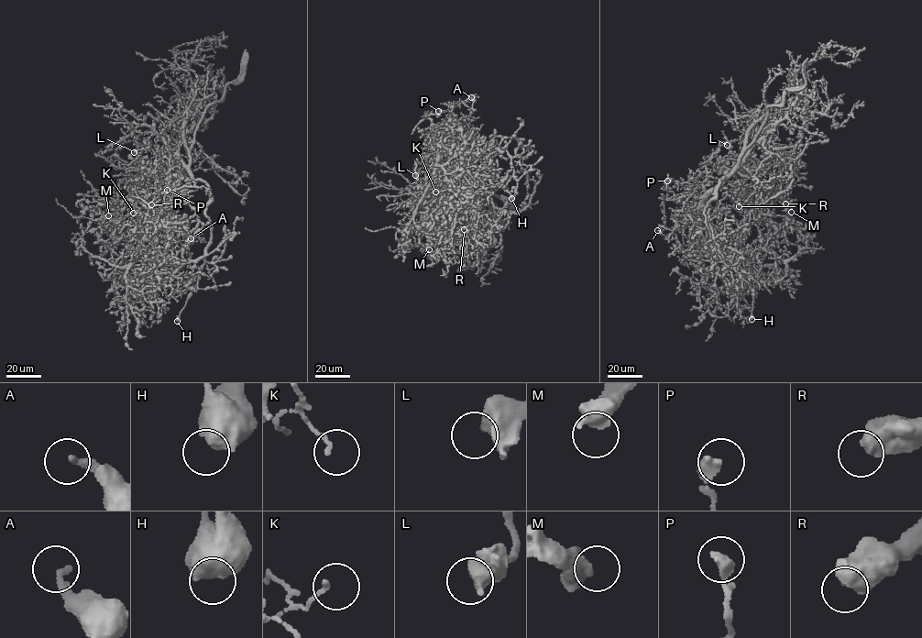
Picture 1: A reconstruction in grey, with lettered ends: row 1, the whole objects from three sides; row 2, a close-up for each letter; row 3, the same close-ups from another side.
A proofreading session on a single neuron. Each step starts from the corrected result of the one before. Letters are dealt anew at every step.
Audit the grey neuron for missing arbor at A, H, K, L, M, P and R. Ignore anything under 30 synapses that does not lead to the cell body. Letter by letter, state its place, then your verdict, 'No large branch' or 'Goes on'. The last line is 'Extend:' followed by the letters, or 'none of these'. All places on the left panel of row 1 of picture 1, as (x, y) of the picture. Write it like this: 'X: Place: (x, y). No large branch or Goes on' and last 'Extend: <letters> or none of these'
A: Place: (191, 238). No large branch
H: Place: (177, 321). No large branch
K: Place: (133, 213). No large branch
L: Place: (134, 152). No large branch
M: Place: (108, 215). No large branch
P: Place: (167, 190). No large branch
R: Place: (151, 204). No large branch
Extend: none of these

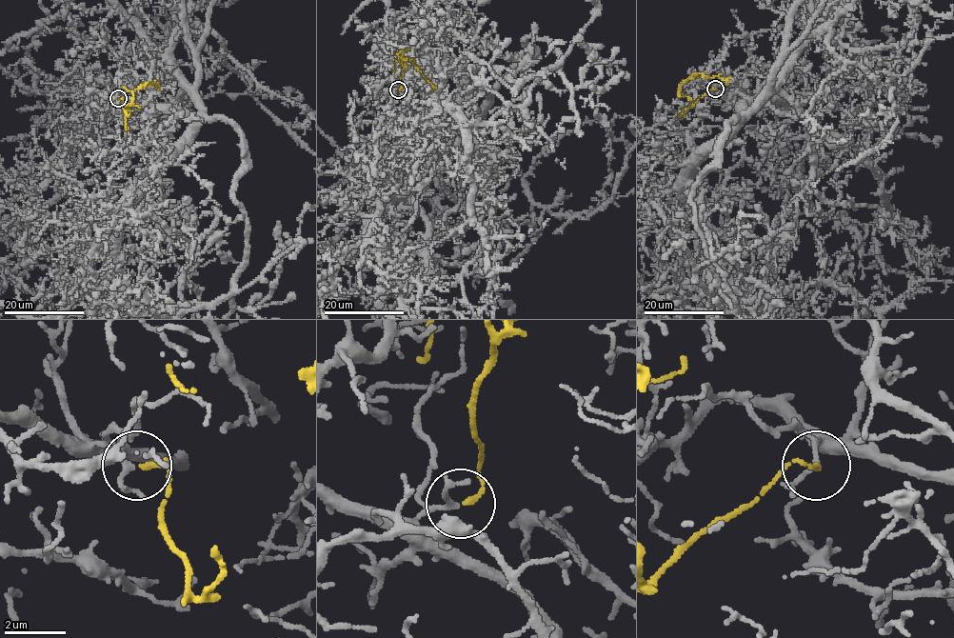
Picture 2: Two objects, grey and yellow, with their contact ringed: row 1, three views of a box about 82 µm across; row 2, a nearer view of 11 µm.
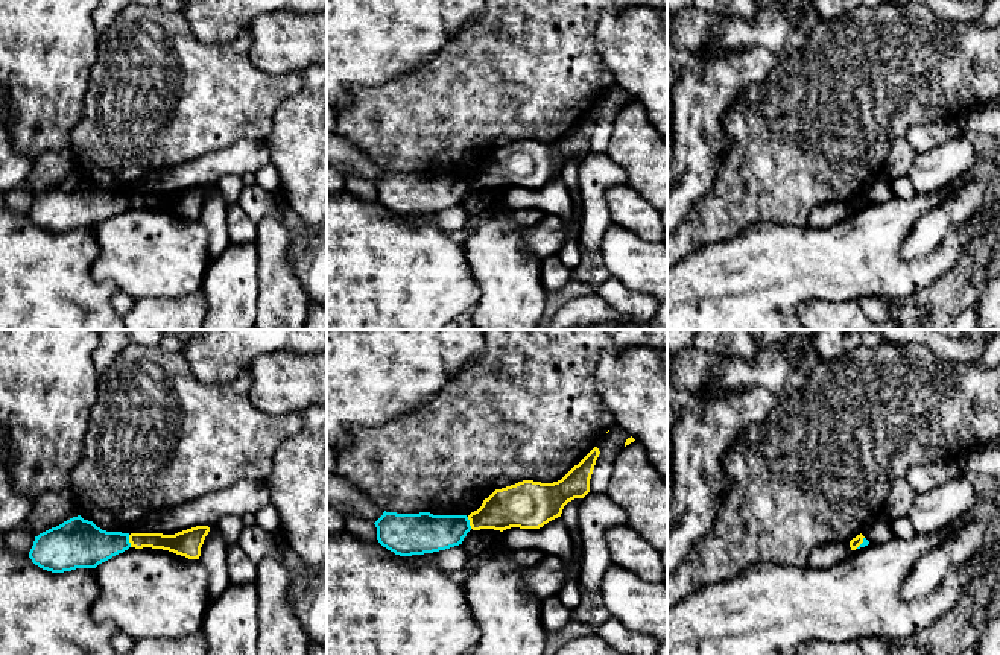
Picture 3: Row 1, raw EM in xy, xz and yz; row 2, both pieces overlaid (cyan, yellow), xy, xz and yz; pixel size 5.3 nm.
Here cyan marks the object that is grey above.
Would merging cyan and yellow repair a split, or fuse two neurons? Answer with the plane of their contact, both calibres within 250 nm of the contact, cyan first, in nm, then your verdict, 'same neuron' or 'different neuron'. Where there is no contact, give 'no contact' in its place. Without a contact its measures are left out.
meets cyan in xy; 260 nm thick on the cyan side, 100 nm on the other; different neuron

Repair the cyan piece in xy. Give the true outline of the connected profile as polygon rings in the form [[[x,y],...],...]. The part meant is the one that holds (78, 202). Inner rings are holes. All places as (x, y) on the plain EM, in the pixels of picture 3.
[[[81,175],[35,196],[29,217],[52,233],[96,228],[131,207],[129,193],[106,191]]]

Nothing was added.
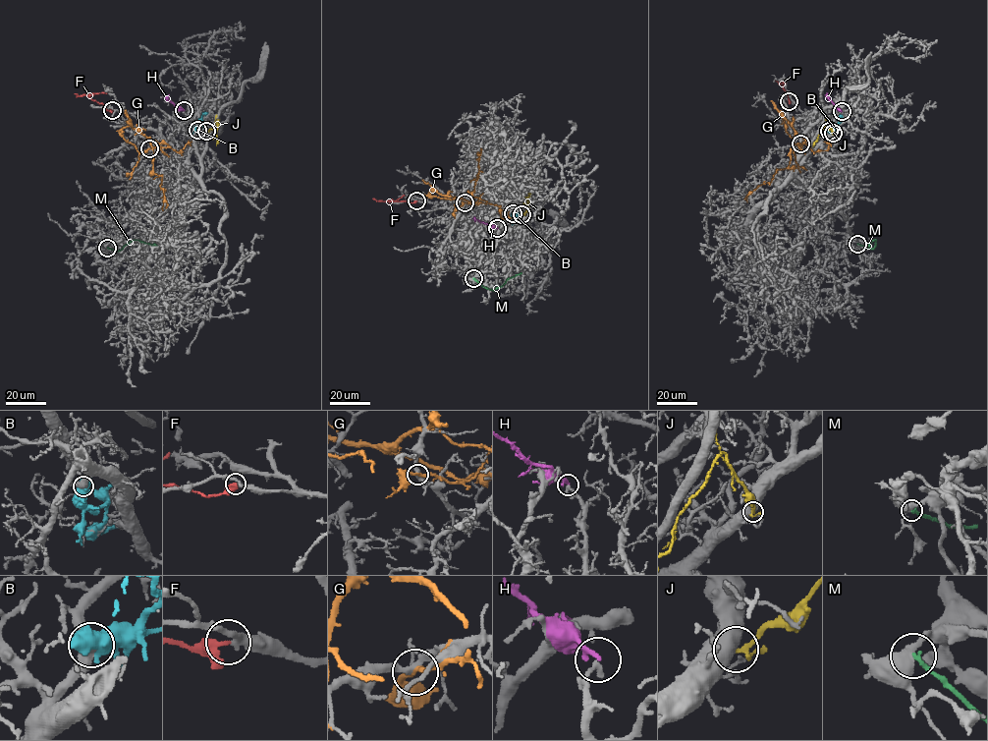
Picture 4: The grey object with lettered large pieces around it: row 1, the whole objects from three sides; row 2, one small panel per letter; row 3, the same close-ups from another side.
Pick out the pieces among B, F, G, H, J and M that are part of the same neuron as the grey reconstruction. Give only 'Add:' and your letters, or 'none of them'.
Add: F

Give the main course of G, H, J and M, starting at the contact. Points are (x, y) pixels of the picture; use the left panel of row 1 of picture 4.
G: (149, 149), (158, 144), (131, 126), (120, 131), (138, 153), (138, 160), (127, 177)
H: (184, 110), (169, 101), (169, 94)
J: (206, 131), (218, 120), (216, 144)
M: (107, 248), (120, 251), (136, 240), (157, 246)

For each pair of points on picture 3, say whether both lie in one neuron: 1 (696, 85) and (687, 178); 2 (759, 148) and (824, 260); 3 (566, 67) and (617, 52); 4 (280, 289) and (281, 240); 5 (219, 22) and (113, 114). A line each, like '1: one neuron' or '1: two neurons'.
1: one neuron
2: two neurons
3: two neurons
4: one neuron
5: two neurons

